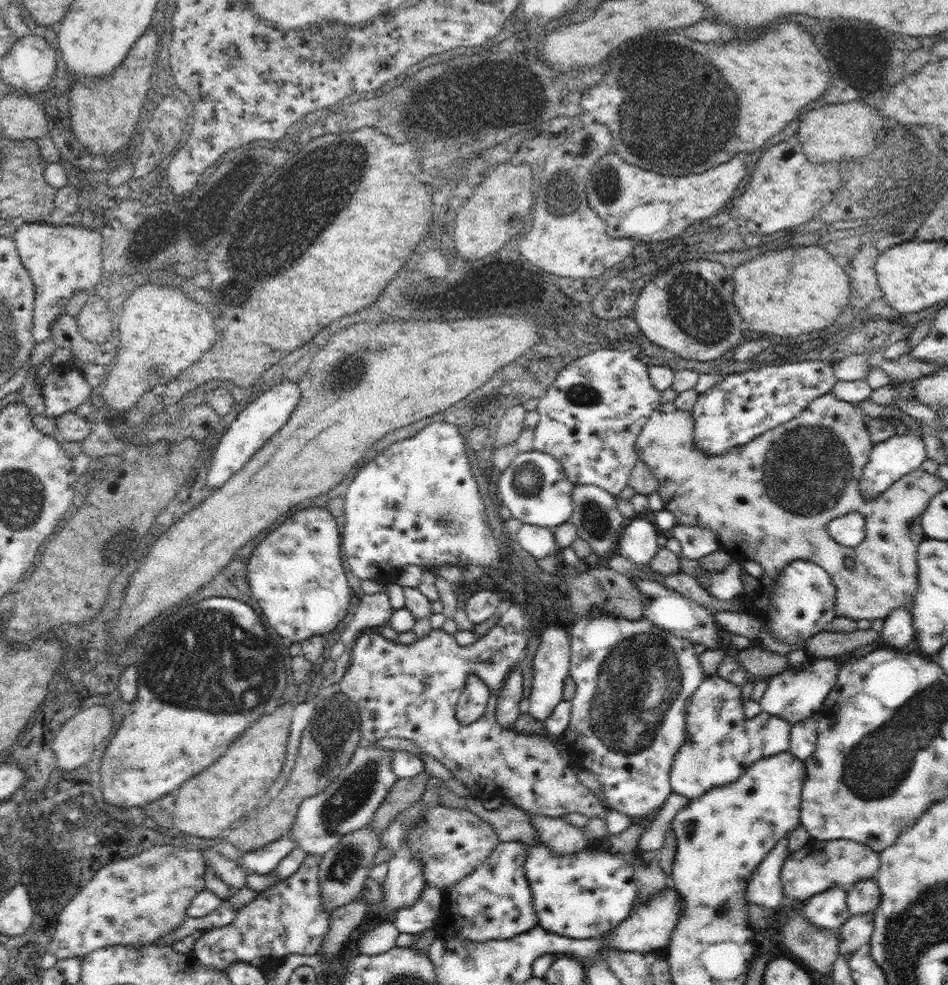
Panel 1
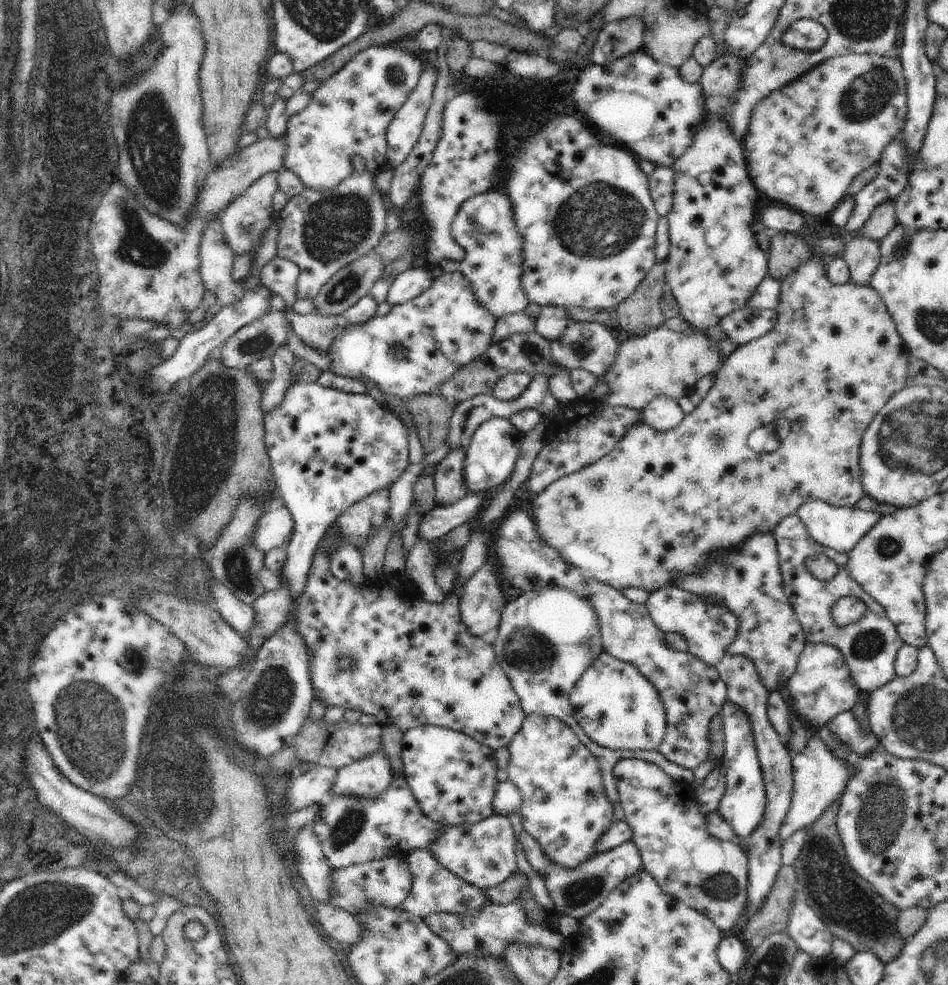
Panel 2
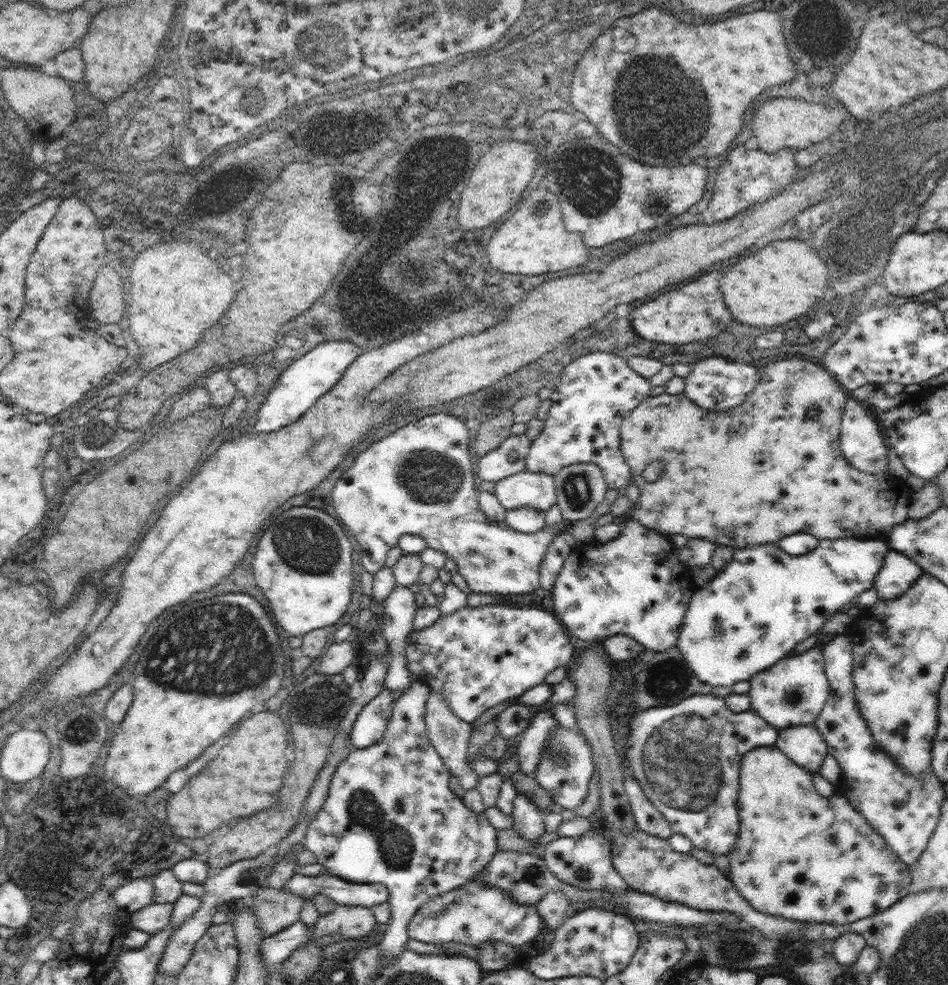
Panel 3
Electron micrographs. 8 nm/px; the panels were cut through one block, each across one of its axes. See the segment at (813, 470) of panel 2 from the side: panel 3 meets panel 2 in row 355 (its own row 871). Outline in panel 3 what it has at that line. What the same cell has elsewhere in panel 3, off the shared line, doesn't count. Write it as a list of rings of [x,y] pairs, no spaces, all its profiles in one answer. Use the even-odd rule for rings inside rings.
[[[775,745],[760,746],[750,750],[742,758],[740,764],[740,790],[737,802],[737,808],[740,818],[740,830],[738,832],[738,840],[736,840],[736,848],[732,848],[732,856],[730,859],[730,875],[729,878],[734,883],[734,887],[740,891],[740,894],[748,900],[748,903],[757,911],[784,917],[785,919],[794,919],[798,921],[810,923],[826,923],[832,926],[844,926],[856,920],[866,918],[882,912],[890,908],[892,904],[896,904],[906,895],[911,893],[912,876],[911,867],[904,864],[896,852],[892,852],[892,848],[880,836],[871,824],[858,813],[847,799],[840,794],[834,794],[831,798],[824,798],[816,790],[813,783],[813,773],[796,764],[794,760],[788,758],[784,752],[781,752]]]

